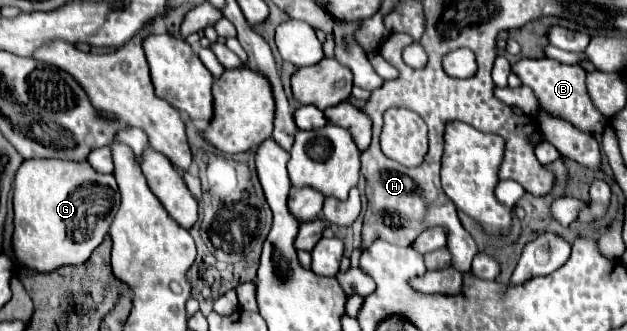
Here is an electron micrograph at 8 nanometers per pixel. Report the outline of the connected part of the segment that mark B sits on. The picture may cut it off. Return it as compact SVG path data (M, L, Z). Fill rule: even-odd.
M522 58L512 64L512 72L520 78L520 82L532 88L538 98L538 108L550 116L558 116L582 132L588 134L604 134L608 118L604 118L598 108L592 104L586 90L586 72L580 66L562 64L552 58Z

